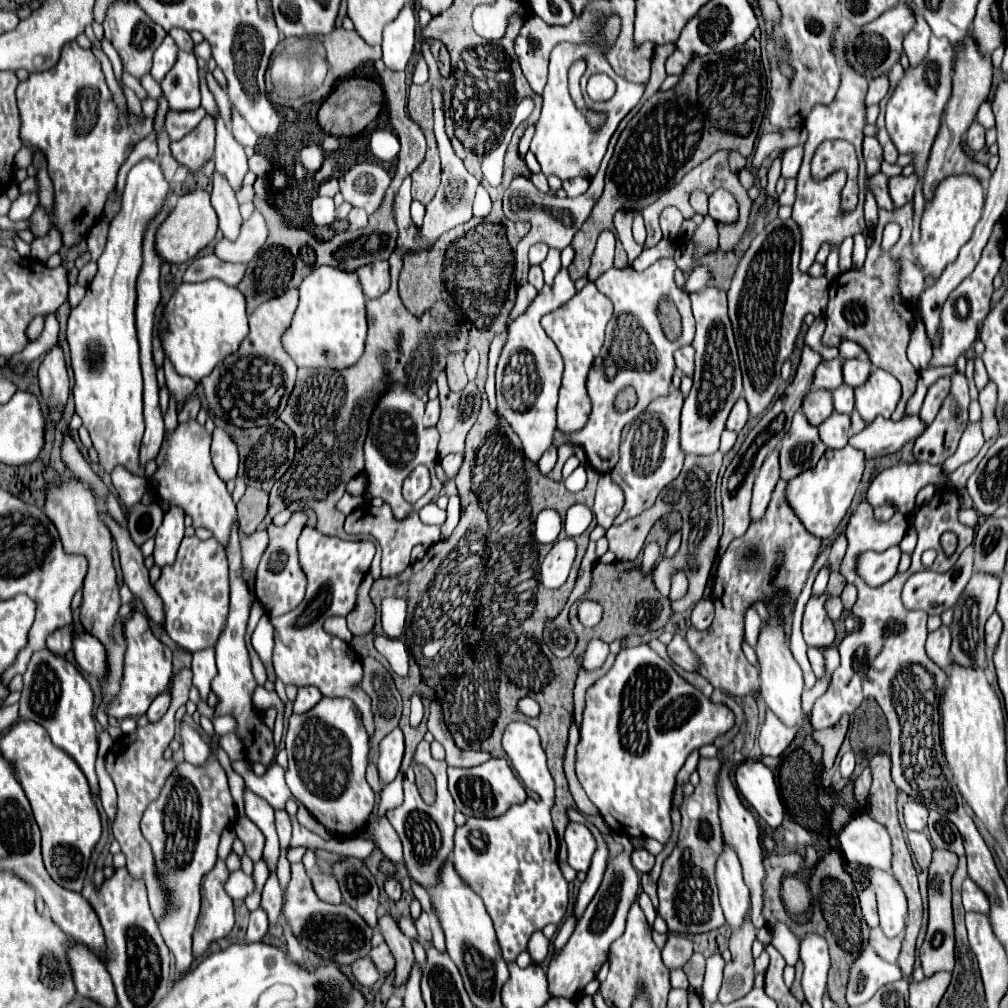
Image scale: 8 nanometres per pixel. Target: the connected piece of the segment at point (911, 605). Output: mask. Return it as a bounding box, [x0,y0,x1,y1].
[902,547,974,615]

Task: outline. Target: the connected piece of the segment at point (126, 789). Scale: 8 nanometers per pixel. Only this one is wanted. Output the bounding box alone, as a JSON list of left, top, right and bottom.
[106,669,192,915]

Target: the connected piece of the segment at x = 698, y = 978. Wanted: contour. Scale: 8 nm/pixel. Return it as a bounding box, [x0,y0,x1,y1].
[682,953,706,991]

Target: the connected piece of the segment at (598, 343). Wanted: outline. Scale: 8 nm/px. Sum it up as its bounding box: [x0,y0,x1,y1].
[542,281,612,433]

